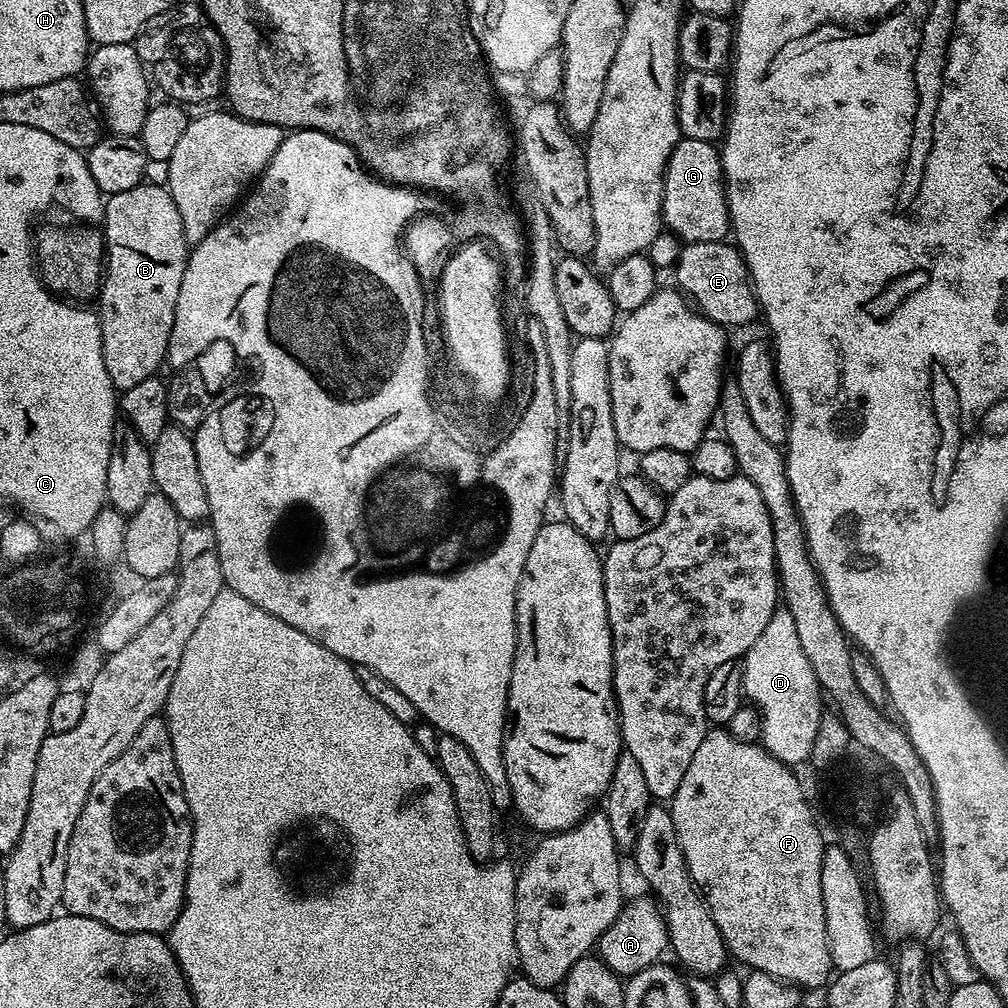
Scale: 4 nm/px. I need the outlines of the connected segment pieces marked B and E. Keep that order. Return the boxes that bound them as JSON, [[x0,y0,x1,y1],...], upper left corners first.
[[98,182,190,394],[674,240,757,324]]

